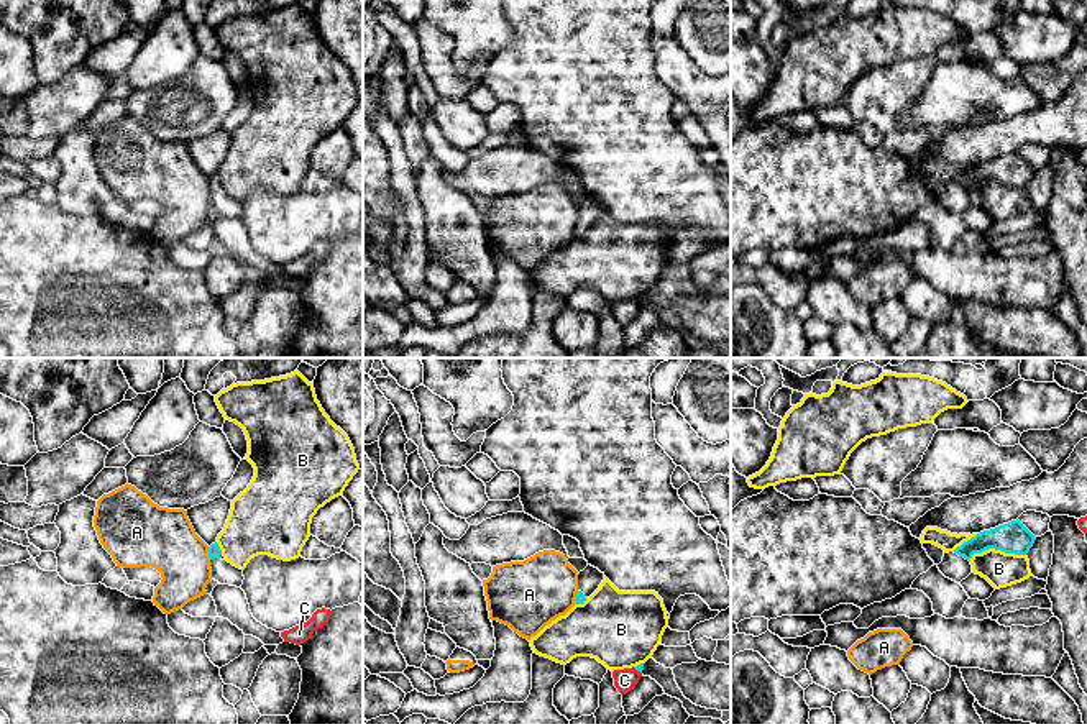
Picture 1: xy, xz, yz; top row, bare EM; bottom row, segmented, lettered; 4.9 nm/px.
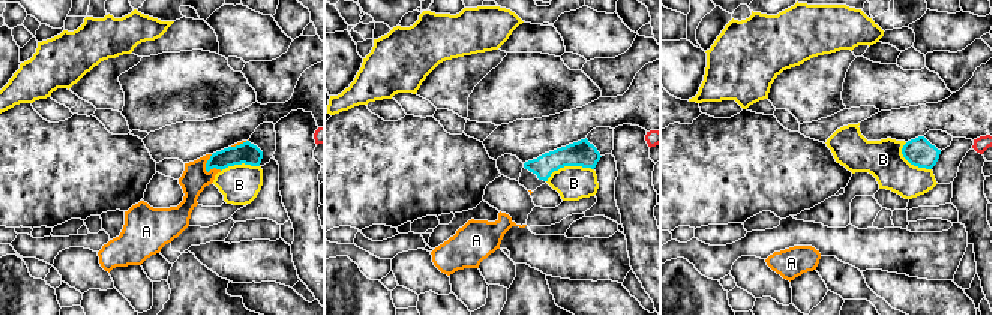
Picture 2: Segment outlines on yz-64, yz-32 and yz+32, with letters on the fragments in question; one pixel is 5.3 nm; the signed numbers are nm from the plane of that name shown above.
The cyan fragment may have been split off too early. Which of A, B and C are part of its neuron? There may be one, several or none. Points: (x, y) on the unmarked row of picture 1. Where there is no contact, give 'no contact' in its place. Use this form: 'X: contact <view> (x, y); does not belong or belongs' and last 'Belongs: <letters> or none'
A: contact xy (209, 186); does not belong
B: contact yz (995, 181); does not belong
C: contact xz (637, 302); does not belong
Belongs: none

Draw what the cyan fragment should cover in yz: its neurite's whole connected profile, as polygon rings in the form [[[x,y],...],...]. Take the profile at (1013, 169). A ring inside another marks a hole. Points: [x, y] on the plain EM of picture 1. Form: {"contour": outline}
{"contour": [[[1016,151],[995,161],[984,163],[954,184],[944,186],[938,200],[946,210],[961,215],[972,205],[970,190],[974,186],[995,181],[1005,186],[1026,187],[1034,172],[1036,169]]]}

